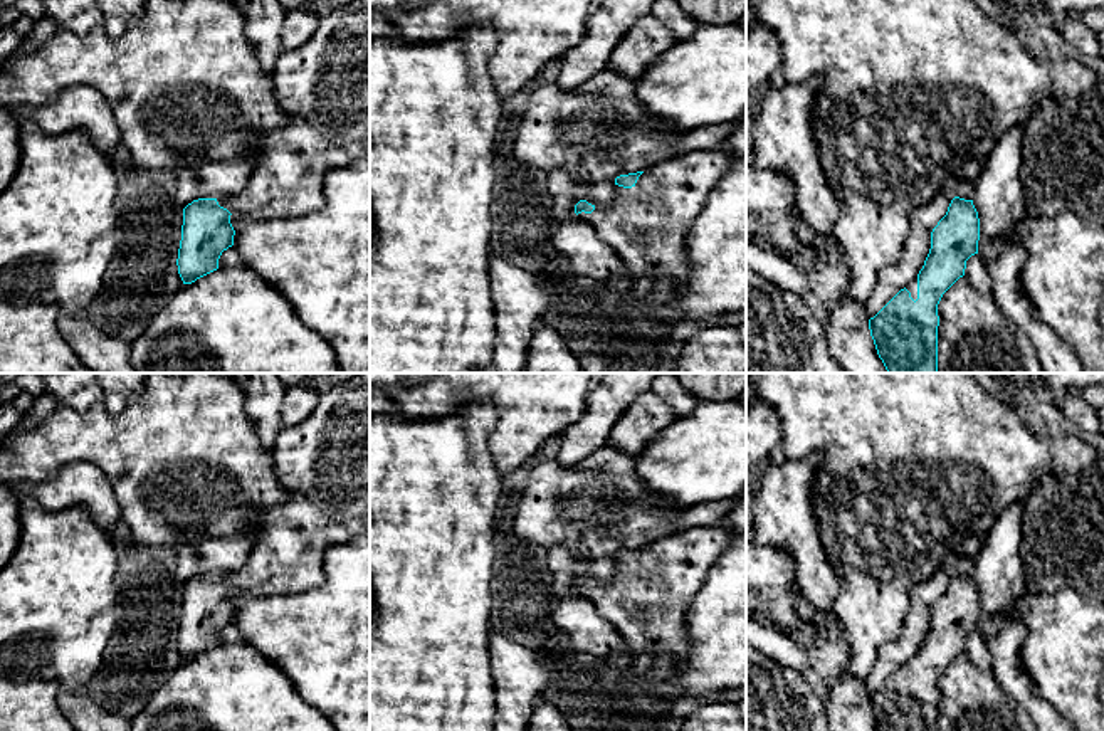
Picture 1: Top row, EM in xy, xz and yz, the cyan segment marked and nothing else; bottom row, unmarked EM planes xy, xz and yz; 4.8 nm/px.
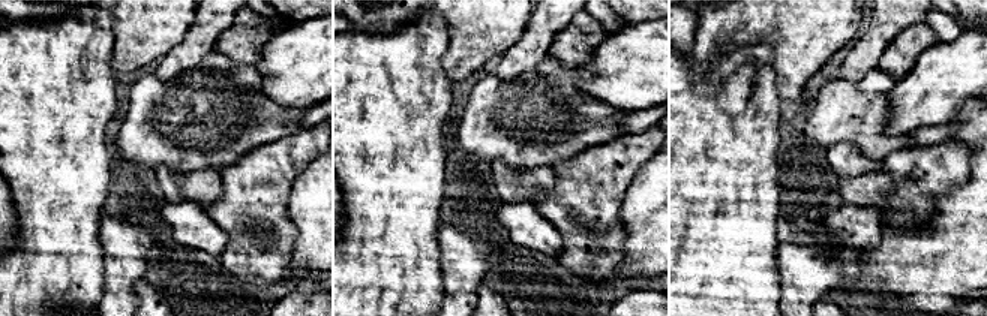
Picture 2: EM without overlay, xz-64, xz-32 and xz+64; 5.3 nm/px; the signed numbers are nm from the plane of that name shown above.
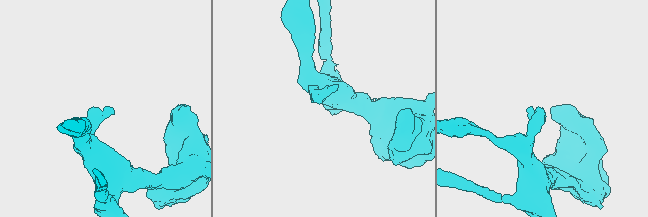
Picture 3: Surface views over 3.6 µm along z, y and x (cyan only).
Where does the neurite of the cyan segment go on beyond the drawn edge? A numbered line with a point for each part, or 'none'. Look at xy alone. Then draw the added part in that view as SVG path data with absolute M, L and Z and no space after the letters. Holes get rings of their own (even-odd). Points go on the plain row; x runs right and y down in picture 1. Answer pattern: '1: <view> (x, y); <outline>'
1: xy (325, 462); M356 373L319 395L311 415L299 425L282 427L271 450L279 482L291 499L259 518L254 551L234 573L218 573L230 590L255 597L294 595L324 583L324 555L334 544L370 533L370 373Z

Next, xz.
1: xz (646, 602); M714 524L657 538L632 565L615 561L613 580L588 592L635 657L635 672L649 672L655 657L665 654L684 667L686 612L733 534L731 528Z

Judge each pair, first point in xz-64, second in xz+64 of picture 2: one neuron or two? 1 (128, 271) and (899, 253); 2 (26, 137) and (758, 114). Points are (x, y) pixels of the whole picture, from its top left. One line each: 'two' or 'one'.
1: one
2: one

